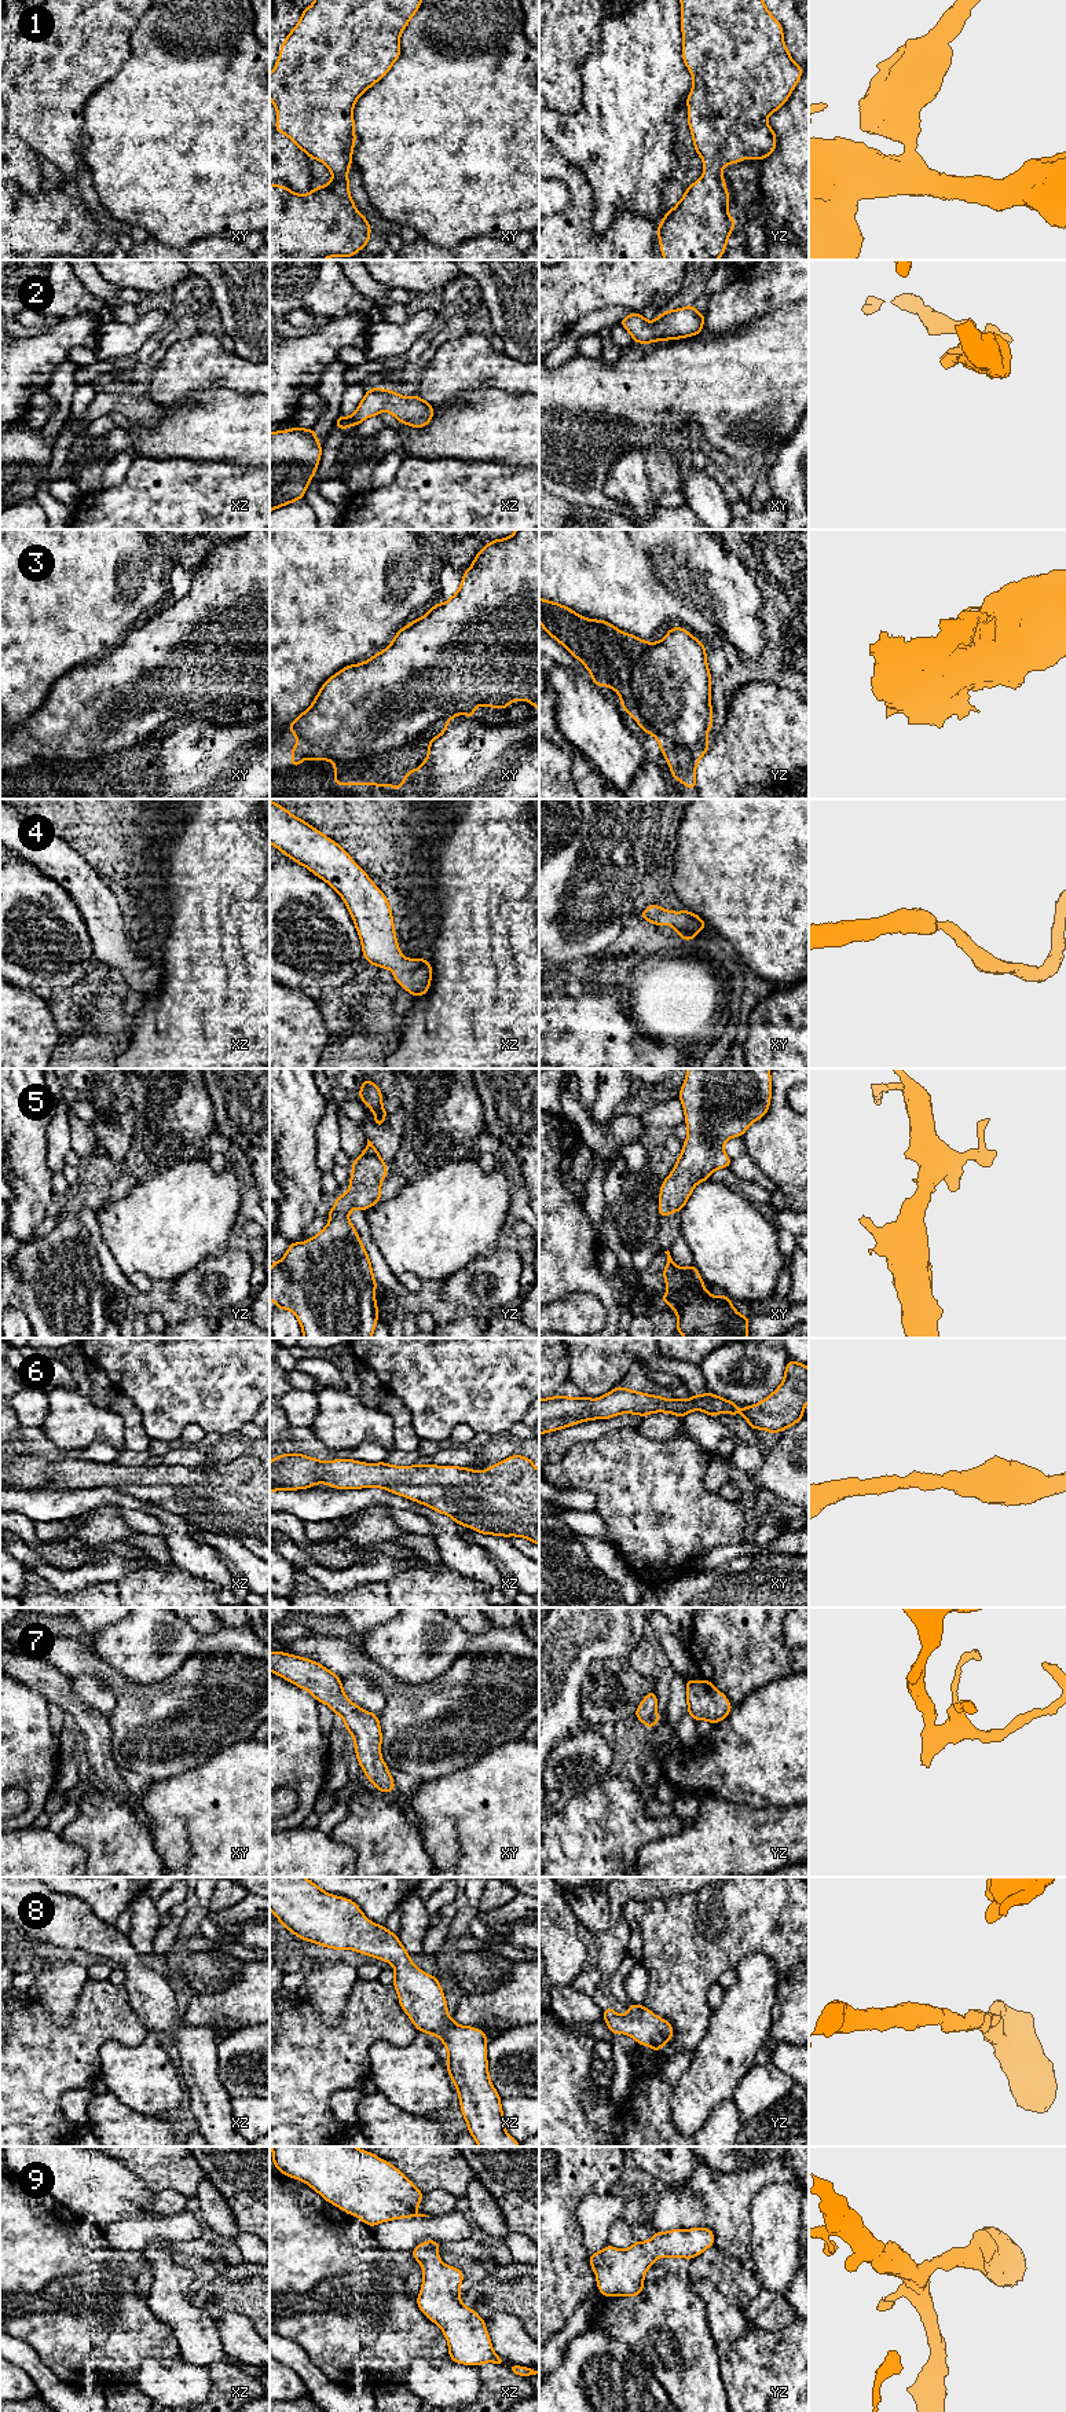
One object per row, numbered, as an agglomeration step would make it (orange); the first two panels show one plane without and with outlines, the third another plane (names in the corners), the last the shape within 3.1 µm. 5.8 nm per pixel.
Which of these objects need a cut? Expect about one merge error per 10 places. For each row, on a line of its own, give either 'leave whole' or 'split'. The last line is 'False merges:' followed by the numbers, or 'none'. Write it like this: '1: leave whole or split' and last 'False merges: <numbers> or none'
1: leave whole
2: leave whole
3: leave whole
4: leave whole
5: leave whole
6: leave whole
7: leave whole
8: leave whole
9: leave whole
False merges: none

